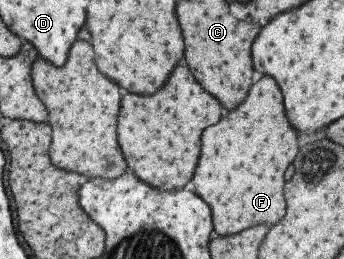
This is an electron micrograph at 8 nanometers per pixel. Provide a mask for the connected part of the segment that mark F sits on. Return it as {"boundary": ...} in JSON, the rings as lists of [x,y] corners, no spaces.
{"boundary":[[[262,76],[248,90],[246,100],[218,124],[206,128],[200,140],[200,158],[192,176],[198,194],[212,212],[213,232],[238,234],[256,224],[276,224],[284,216],[282,174],[296,156],[296,134],[288,126],[276,82]]]}

